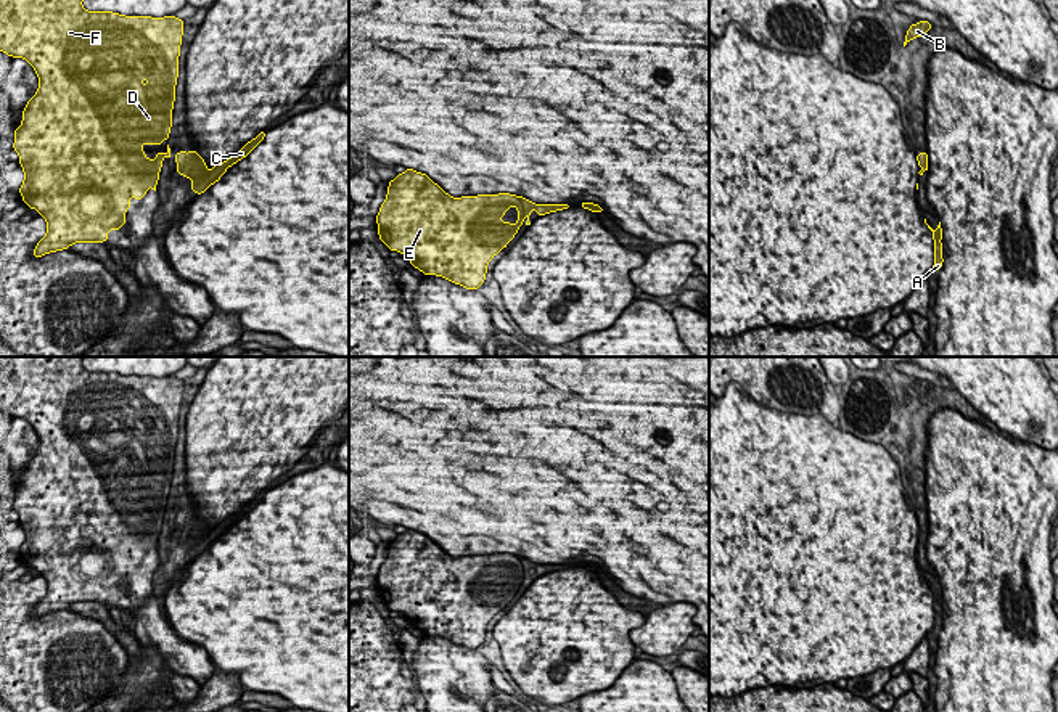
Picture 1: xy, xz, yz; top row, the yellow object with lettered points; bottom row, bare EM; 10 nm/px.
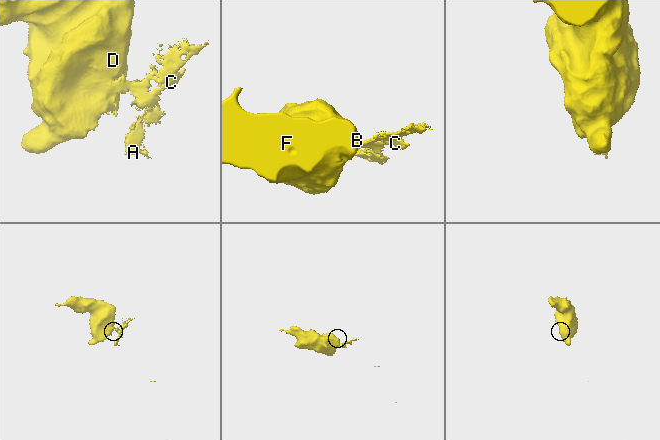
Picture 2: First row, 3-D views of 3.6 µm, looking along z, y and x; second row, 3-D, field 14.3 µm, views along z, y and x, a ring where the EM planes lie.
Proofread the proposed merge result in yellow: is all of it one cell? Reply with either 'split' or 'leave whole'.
leave whole

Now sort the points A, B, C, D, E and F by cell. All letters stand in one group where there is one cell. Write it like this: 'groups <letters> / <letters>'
groups A B C D E F

